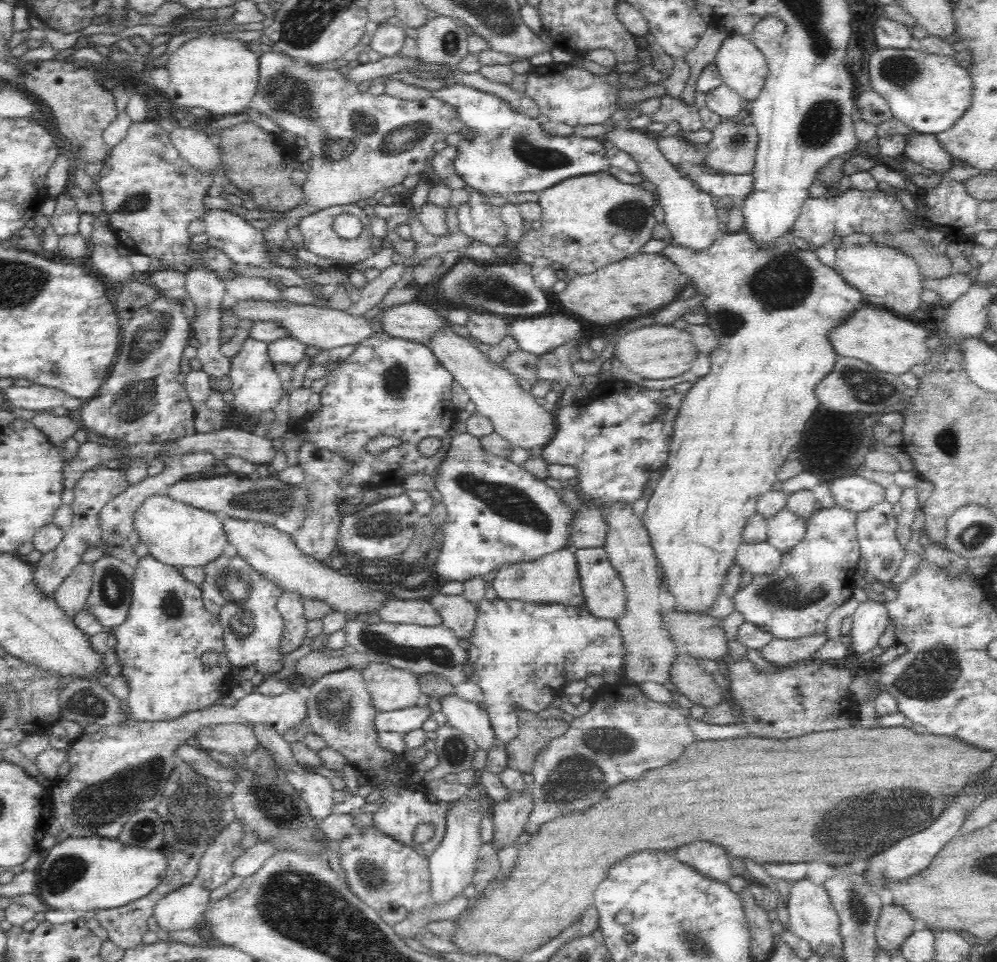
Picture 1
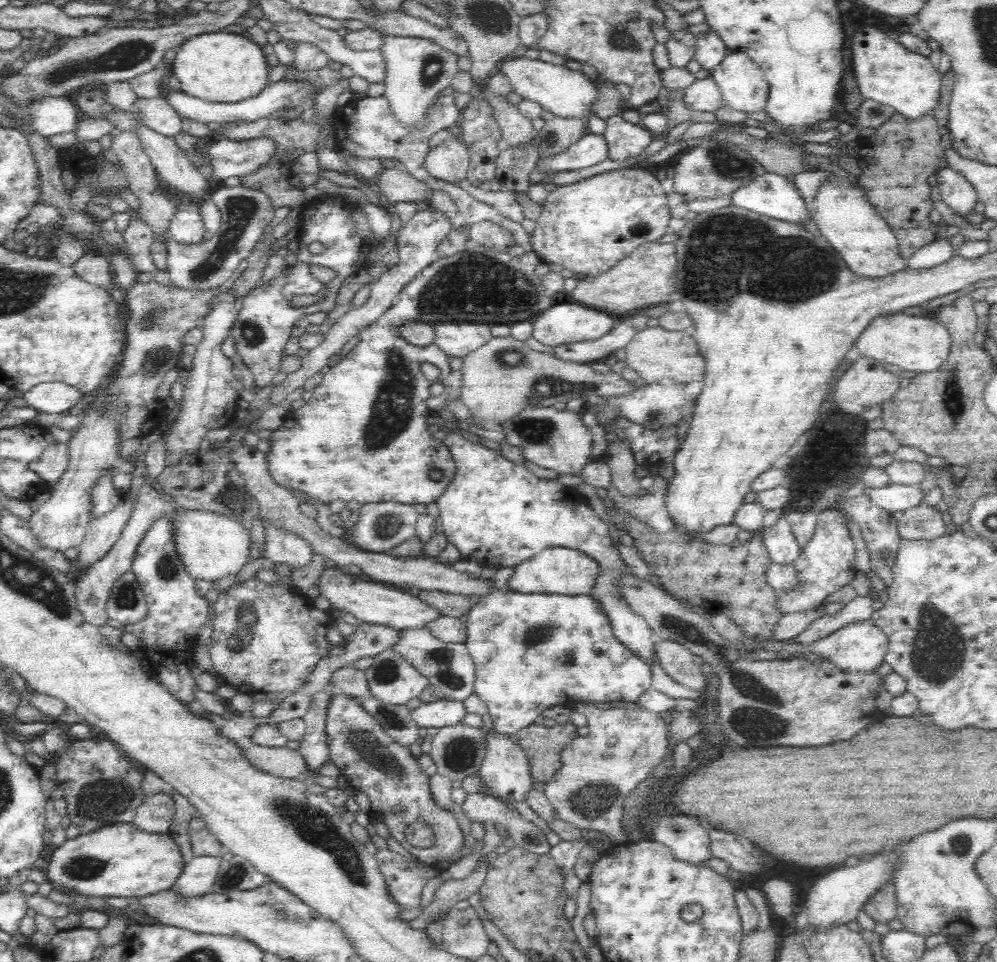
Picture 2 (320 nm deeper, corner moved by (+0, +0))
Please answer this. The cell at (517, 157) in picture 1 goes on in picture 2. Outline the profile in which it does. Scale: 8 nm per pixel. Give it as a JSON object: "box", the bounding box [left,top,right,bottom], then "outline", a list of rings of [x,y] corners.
{"box":[537,132,609,172],"outline":[[[587,132],[562,154],[542,156],[537,162],[537,168],[556,170],[557,172],[580,170],[580,168],[600,164],[606,158],[609,158],[609,150],[603,135]]]}

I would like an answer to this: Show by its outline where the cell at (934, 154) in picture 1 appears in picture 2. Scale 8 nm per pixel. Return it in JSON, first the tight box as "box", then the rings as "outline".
{"box":[935,167,978,218],"outline":[[[949,167],[937,170],[935,174],[942,201],[952,212],[965,218],[976,212],[978,204],[974,187]]]}

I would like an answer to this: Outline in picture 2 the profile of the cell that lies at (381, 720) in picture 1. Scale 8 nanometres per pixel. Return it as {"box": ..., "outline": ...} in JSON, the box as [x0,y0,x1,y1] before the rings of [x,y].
{"box":[411,699,467,728],"outline":[[[441,699],[422,703],[411,712],[411,718],[420,728],[444,728],[463,723],[467,713],[462,702]]]}

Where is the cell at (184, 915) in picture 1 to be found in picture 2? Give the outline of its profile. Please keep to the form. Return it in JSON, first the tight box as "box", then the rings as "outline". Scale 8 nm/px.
{"box":[171,854,221,896],"outline":[[[221,854],[193,856],[192,860],[185,864],[182,874],[172,885],[171,890],[183,896],[210,893],[221,862]]]}

